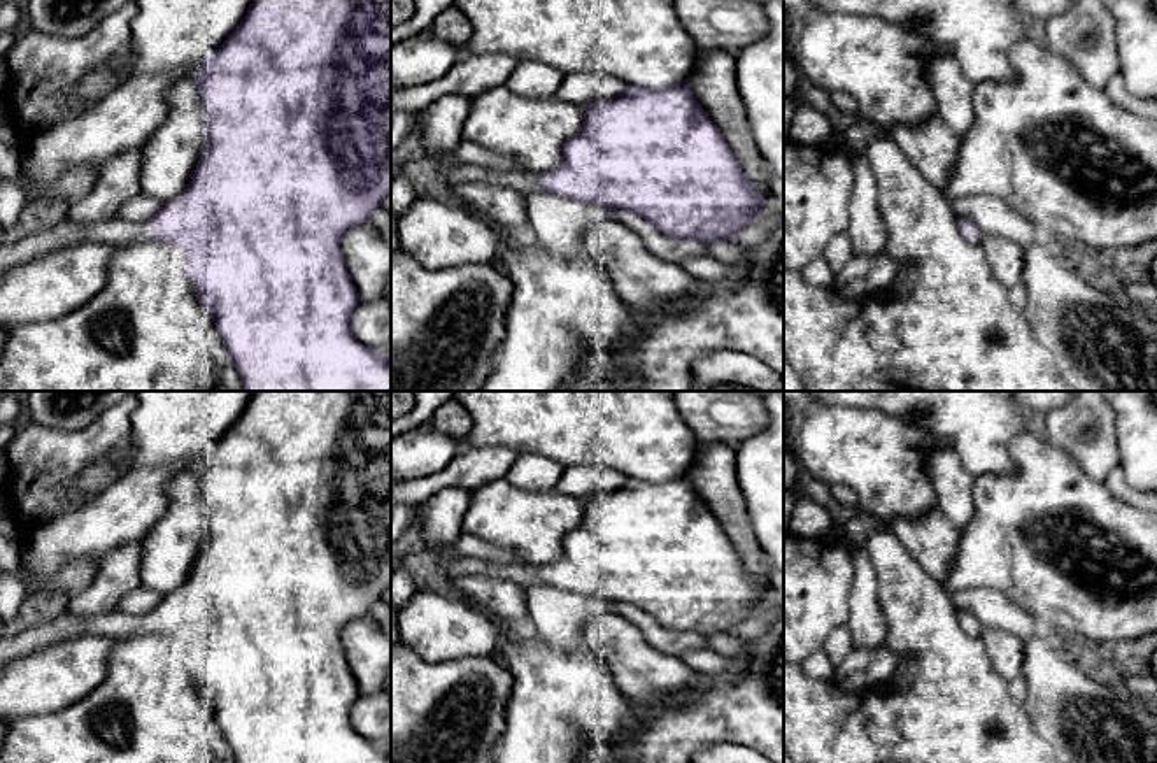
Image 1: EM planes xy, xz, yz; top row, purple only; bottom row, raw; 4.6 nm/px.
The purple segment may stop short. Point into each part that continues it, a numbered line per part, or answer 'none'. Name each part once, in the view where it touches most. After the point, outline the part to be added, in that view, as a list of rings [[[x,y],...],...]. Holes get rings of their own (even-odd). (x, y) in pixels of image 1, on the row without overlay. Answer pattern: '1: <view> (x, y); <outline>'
1: xy (114, 625); [[[70,612],[54,621],[30,628],[16,637],[0,638],[0,670],[21,658],[32,656],[49,645],[77,635],[100,635],[109,638],[124,638],[147,633],[151,617],[110,612],[96,617],[81,617]]]

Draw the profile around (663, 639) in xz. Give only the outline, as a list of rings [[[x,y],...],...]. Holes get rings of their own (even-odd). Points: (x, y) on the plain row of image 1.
[[[624,603],[622,617],[631,621],[654,649],[668,656],[678,658],[684,651],[710,649],[703,635],[692,631],[673,631],[659,624],[656,617],[631,603]]]

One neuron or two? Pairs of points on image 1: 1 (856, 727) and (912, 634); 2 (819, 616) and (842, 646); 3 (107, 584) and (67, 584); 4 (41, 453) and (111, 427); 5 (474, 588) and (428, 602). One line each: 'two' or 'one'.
1: one
2: two
3: two
4: one
5: two

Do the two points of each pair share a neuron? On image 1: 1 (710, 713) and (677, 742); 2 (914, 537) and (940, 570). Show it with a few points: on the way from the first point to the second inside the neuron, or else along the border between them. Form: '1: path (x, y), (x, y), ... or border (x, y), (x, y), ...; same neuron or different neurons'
1: path (702, 718), (686, 734); same neuron
2: path (922, 546), (936, 562); same neuron

